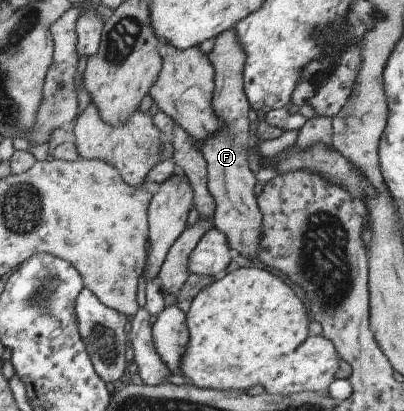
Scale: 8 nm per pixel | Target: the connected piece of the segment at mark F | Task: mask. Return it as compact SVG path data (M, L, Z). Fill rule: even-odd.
M229 28L216 36L206 58L214 73L212 110L224 121L220 130L199 146L206 161L206 186L215 204L211 225L225 234L228 246L233 251L245 257L253 256L262 240L262 215L256 197L253 196L256 175L247 163L247 151L251 147L247 119L250 103L244 94L242 82L242 67L246 55L242 52L236 31Z

